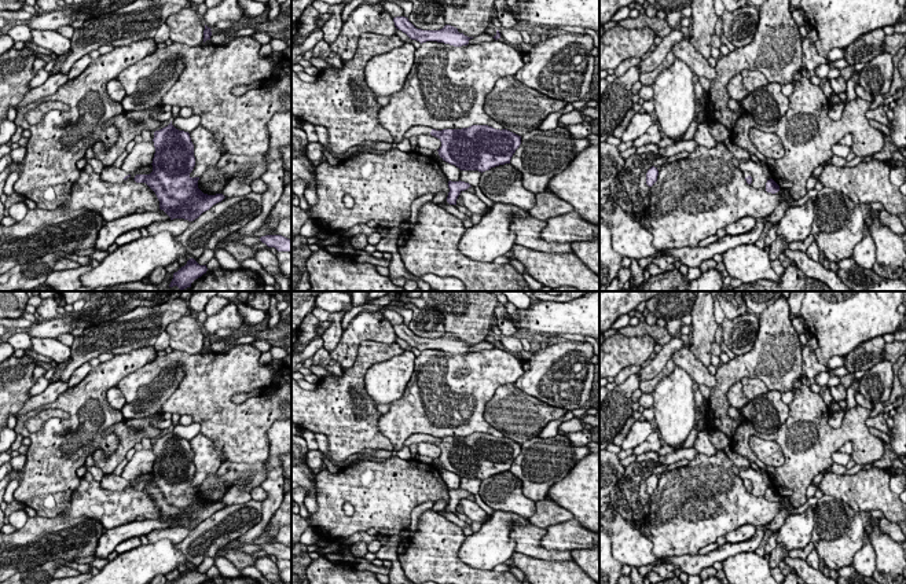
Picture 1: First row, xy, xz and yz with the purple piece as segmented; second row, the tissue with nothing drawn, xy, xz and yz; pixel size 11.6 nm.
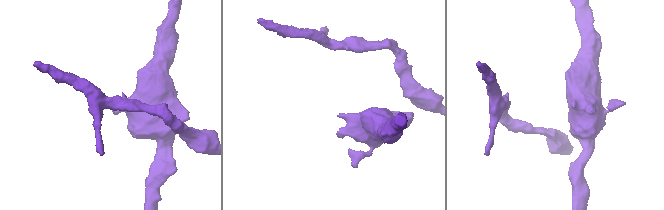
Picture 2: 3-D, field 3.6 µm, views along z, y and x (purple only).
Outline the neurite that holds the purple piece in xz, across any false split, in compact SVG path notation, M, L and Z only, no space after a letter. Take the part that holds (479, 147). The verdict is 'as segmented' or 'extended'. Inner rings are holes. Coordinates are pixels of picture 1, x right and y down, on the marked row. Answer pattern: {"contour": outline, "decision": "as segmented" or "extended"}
{"contour": "M418 125L410 128L404 137L410 139L418 135L434 136L441 142L437 151L443 161L461 170L478 170L481 173L510 164L513 154L521 144L521 136L488 125L443 131Z", "decision": "extended"}

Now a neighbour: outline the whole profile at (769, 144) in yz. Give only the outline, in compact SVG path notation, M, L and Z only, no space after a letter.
M751 128L749 139L753 147L769 159L781 159L785 154L782 142L775 133Z

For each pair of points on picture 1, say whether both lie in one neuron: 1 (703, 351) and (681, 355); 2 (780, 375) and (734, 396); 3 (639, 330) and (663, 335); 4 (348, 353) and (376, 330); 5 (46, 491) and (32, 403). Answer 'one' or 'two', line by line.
1: two
2: two
3: one
4: one
5: two

